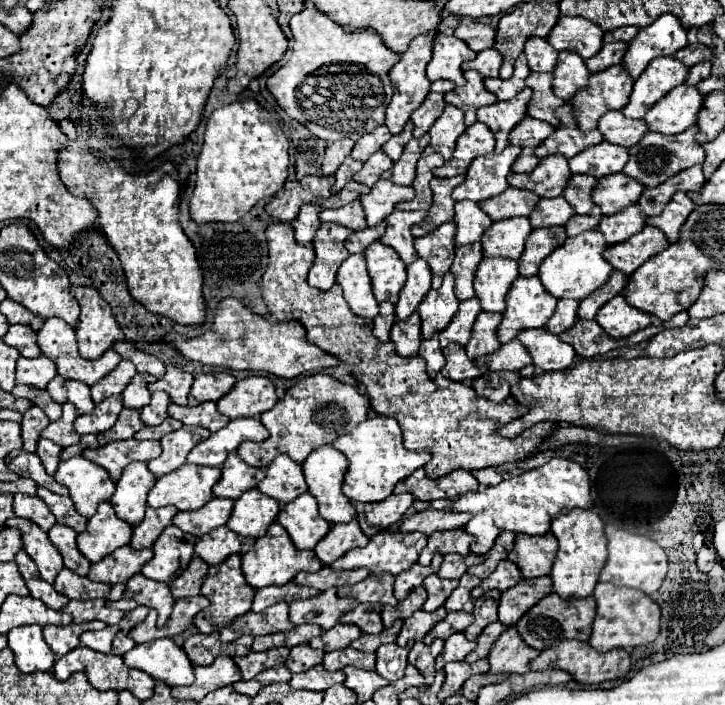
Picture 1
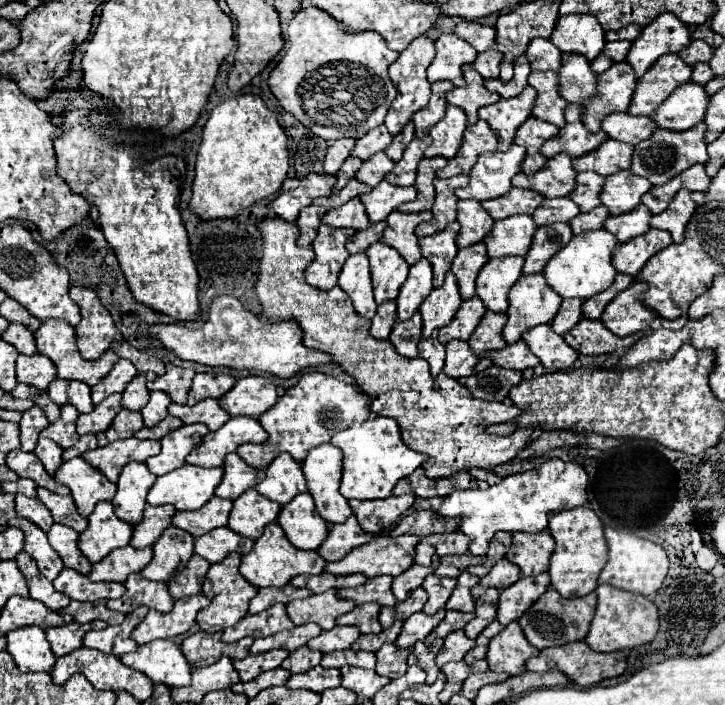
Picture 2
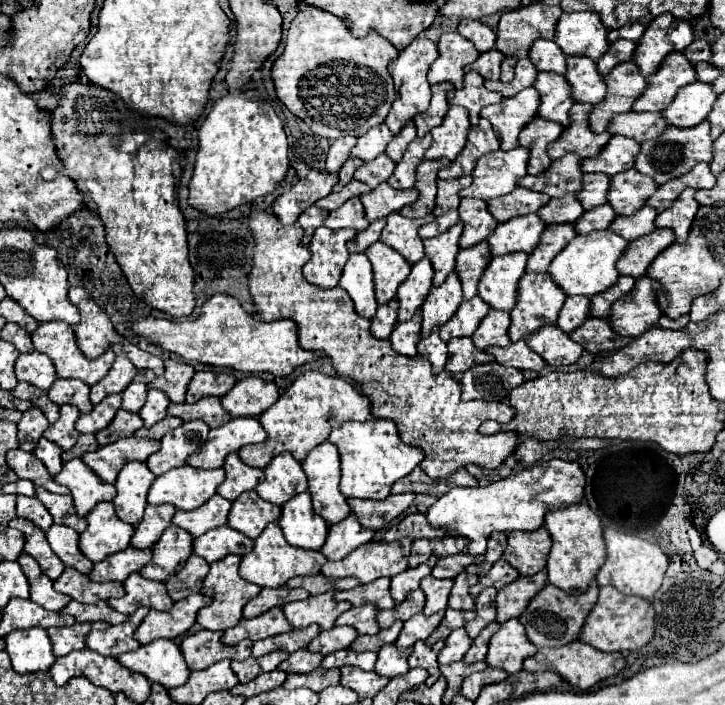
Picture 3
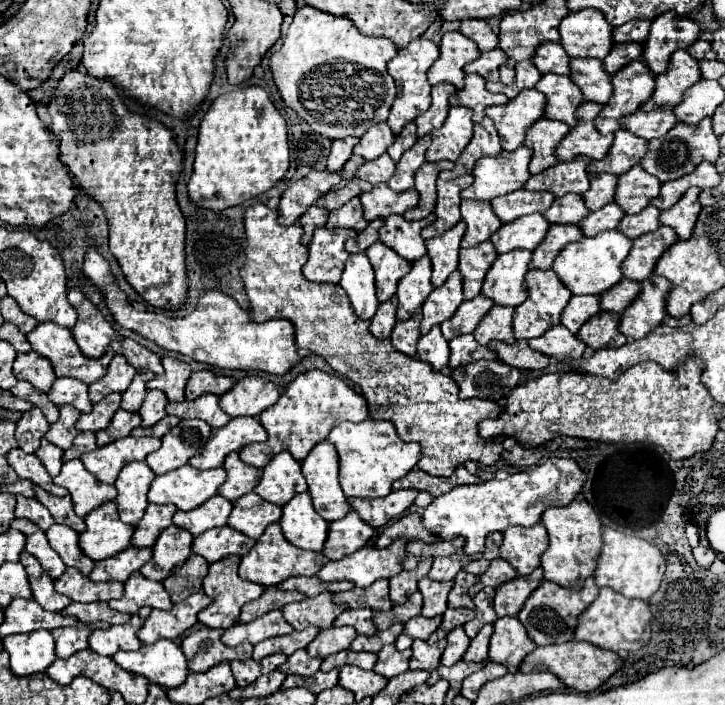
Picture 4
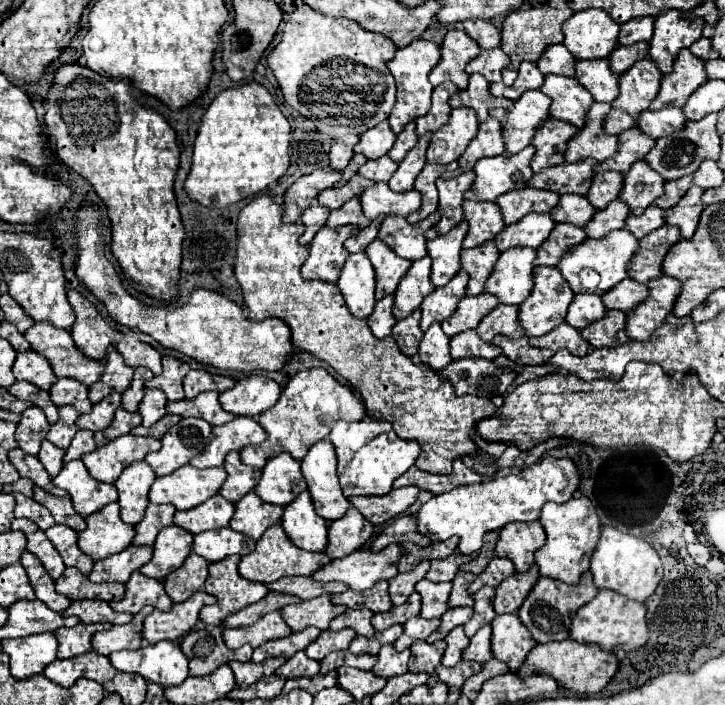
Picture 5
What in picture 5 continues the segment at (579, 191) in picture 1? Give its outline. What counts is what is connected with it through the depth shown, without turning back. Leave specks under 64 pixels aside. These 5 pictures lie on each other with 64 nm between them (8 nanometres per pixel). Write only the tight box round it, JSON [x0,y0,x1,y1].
[586,172,624,210]

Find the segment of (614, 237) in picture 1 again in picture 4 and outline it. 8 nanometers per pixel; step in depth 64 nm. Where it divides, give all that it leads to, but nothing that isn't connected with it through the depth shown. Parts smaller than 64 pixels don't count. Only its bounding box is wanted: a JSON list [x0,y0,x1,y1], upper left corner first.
[616,204,660,240]

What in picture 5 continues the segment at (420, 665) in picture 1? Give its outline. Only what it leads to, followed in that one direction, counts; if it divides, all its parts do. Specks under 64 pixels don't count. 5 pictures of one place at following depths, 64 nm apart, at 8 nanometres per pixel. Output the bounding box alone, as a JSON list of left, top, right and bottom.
[410,640,442,674]

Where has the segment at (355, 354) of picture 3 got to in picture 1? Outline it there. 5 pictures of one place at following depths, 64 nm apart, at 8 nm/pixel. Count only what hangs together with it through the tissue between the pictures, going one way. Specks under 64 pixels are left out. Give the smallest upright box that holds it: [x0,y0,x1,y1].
[260,224,558,478]

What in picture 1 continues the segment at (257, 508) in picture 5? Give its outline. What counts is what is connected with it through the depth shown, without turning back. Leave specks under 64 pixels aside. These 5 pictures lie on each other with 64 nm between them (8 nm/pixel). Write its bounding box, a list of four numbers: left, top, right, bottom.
[226,488,280,538]

